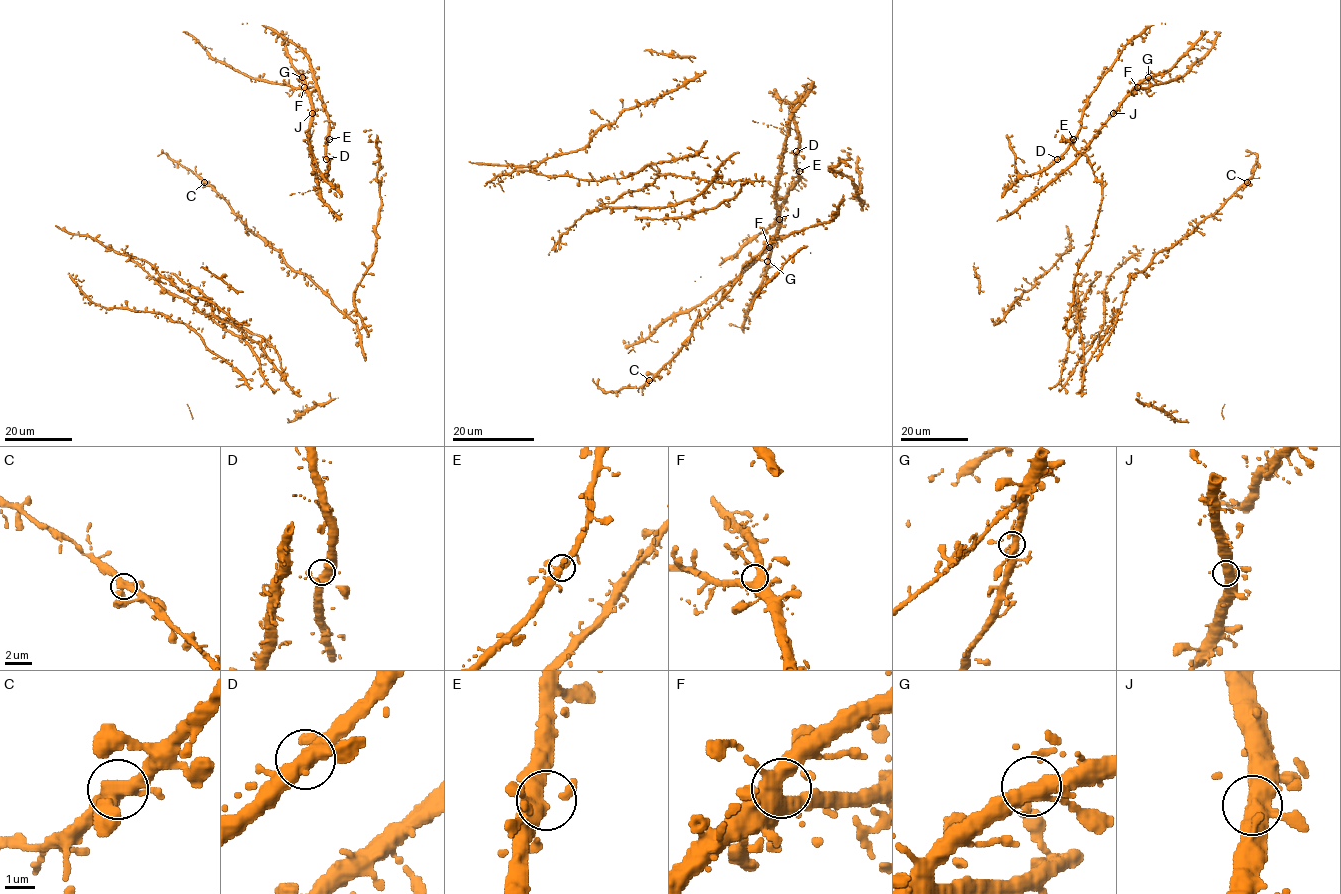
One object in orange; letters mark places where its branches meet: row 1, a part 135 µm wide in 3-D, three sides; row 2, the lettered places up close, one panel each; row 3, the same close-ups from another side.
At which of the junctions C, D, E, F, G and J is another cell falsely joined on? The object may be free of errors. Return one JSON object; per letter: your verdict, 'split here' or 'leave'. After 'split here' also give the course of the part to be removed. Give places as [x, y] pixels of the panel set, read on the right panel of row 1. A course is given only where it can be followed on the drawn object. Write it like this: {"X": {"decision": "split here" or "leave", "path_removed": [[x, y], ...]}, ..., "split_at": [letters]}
{"C": {"decision": "leave"}, "D": {"decision": "leave"}, "E": {"decision": "leave"}, "F": {"decision": "leave"}, "G": {"decision": "leave"}, "J": {"decision": "leave"}, "split_at": []}

